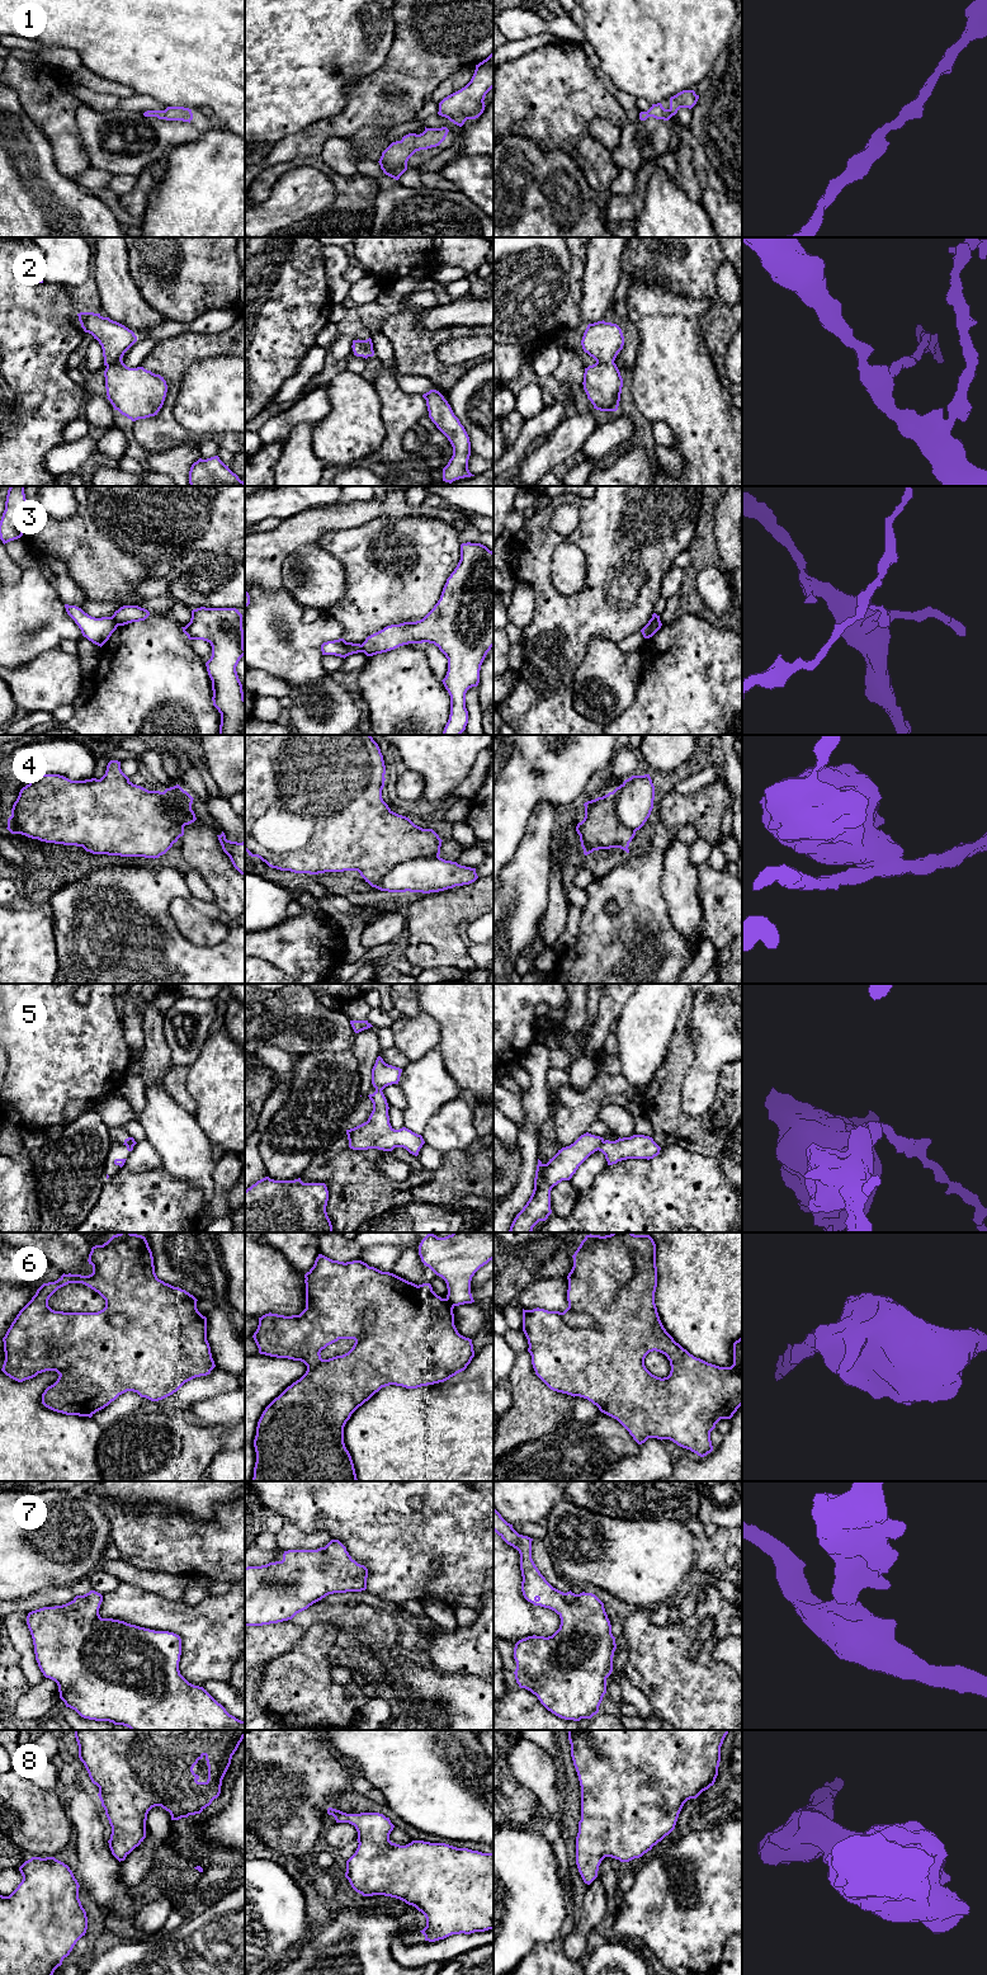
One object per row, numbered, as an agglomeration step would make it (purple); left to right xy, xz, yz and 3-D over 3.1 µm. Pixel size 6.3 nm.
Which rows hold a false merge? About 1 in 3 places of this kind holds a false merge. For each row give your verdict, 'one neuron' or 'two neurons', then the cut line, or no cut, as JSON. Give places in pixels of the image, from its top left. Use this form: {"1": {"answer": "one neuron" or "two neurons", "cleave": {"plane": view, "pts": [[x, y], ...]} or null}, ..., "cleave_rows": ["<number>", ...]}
{"1": {"answer": "one neuron", "cleave": null}, "2": {"answer": "one neuron", "cleave": null}, "3": {"answer": "one neuron", "cleave": null}, "4": {"answer": "two neurons", "cleave": {"plane": "xz", "pts": [[438, 856], [416, 857], [400, 862], [376, 887]]}}, "5": {"answer": "two neurons", "cleave": {"plane": "yz", "pts": [[604, 1141], [598, 1149]]}}, "6": {"answer": "two neurons", "cleave": {"plane": "yz", "pts": [[560, 1313], [562, 1319], [571, 1327], [591, 1328], [595, 1325]]}}, "7": {"answer": "one neuron", "cleave": null}, "8": {"answer": "one neuron", "cleave": null}, "cleave_rows": ["4", "5", "6"]}

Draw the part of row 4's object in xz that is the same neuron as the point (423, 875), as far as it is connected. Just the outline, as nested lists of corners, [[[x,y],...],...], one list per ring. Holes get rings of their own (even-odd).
[[[440,857],[416,858],[395,866],[377,888],[388,892],[439,892],[469,885],[478,878],[476,868],[461,866]]]

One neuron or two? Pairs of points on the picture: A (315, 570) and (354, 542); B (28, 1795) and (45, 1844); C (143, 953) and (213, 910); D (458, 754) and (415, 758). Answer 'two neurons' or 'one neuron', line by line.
A: two neurons
B: one neuron
C: one neuron
D: one neuron

